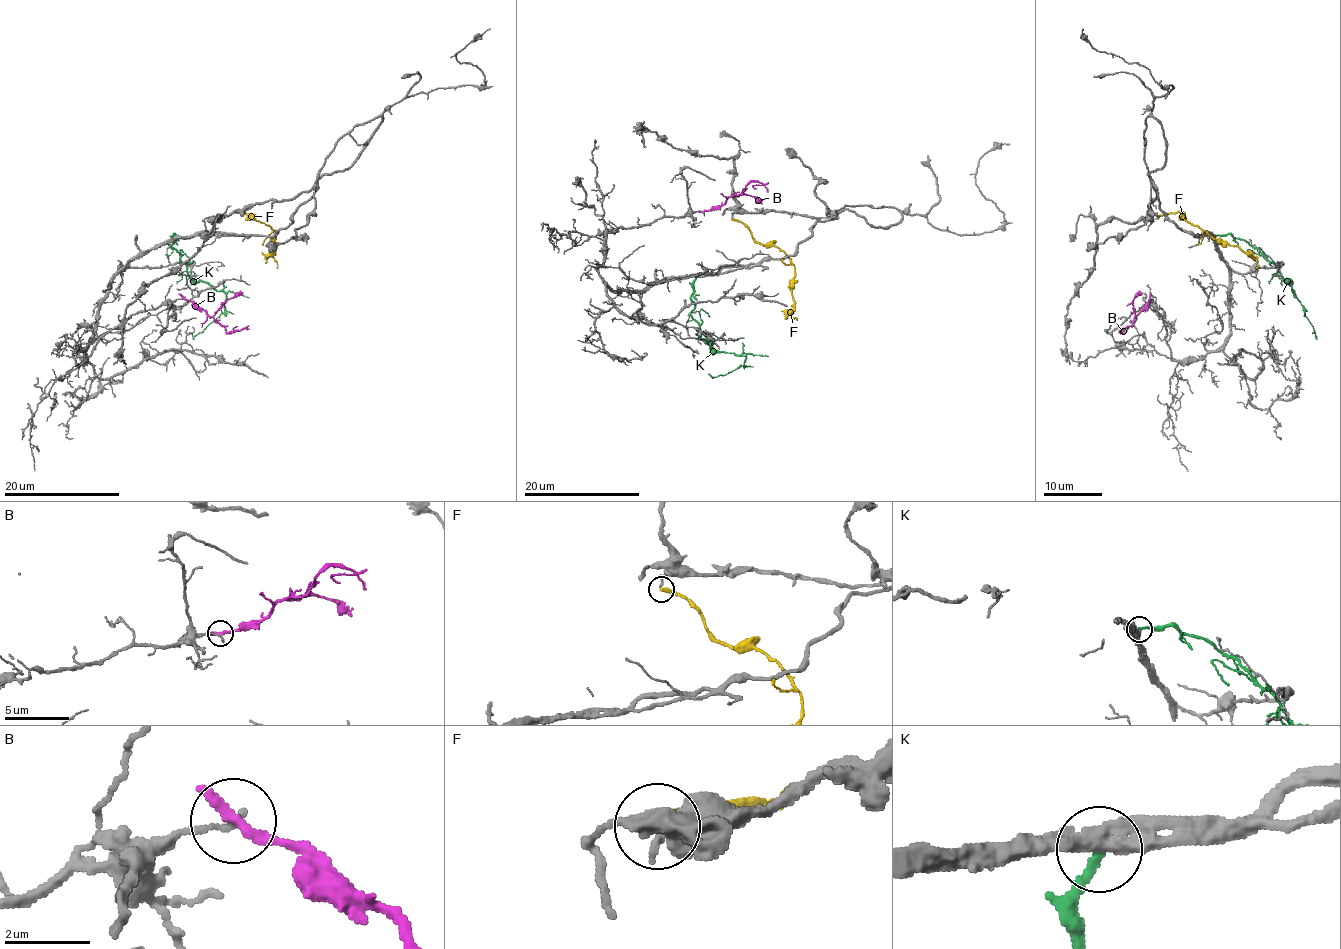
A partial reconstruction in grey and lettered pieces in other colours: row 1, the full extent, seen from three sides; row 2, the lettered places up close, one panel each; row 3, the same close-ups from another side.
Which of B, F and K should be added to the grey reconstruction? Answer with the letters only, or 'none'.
none

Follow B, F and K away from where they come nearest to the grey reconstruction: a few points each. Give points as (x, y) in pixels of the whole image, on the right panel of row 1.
B: (1150, 298), (1134, 317), (1134, 323), (1122, 333), (1119, 331), (1130, 326)
F: (1157, 218), (1183, 214), (1183, 218), (1215, 239), (1236, 244), (1253, 255), (1256, 268)
K: (1215, 236), (1231, 234), (1256, 247), (1291, 282), (1315, 334), (1312, 333)

